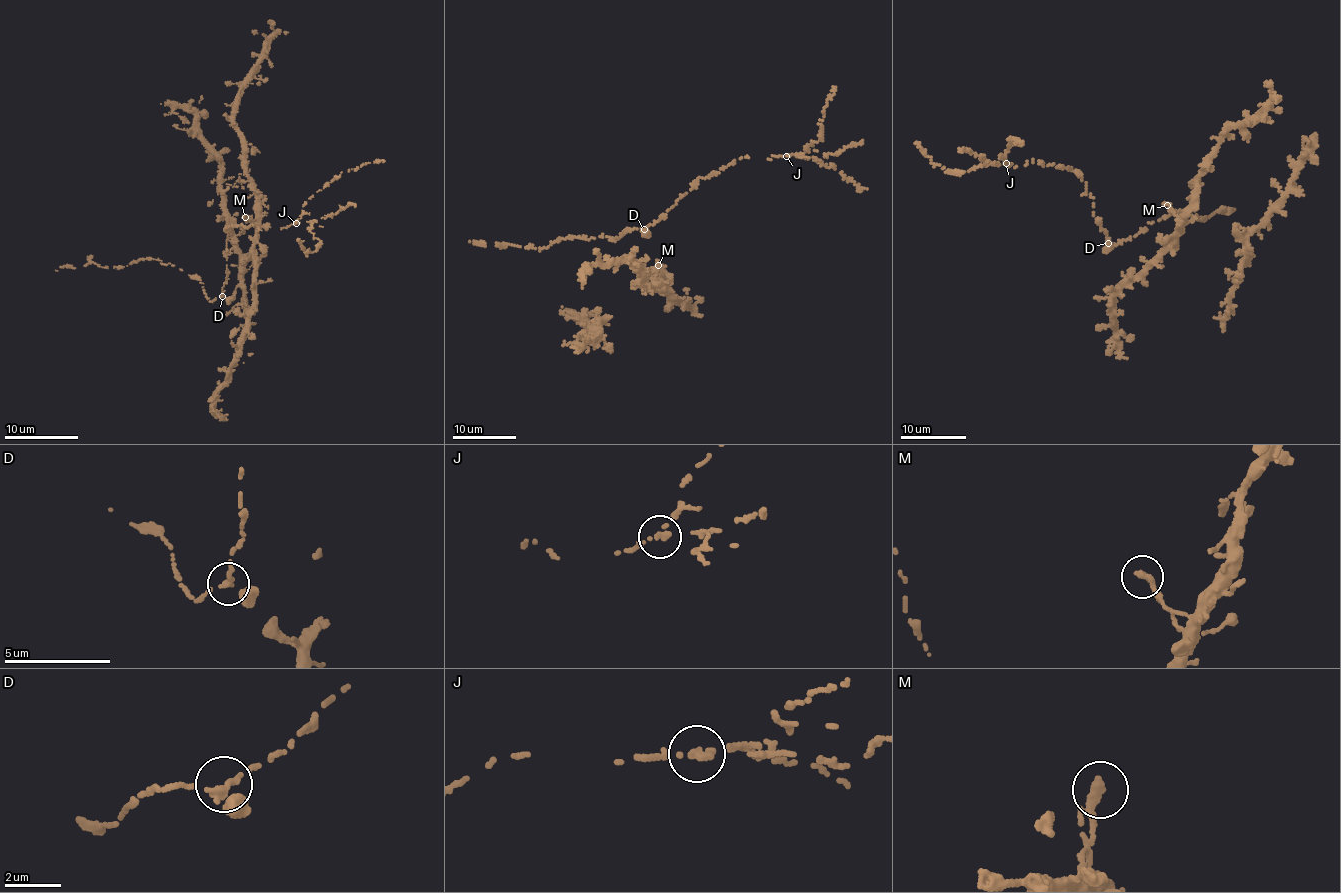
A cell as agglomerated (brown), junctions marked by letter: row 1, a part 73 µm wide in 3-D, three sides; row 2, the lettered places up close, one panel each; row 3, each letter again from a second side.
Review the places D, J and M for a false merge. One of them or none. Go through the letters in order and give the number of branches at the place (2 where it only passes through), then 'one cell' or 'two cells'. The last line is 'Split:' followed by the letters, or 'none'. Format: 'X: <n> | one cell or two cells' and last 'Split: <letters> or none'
D: 2 | one cell
J: 2 | two cells
M: 2 | one cell
Split: J

